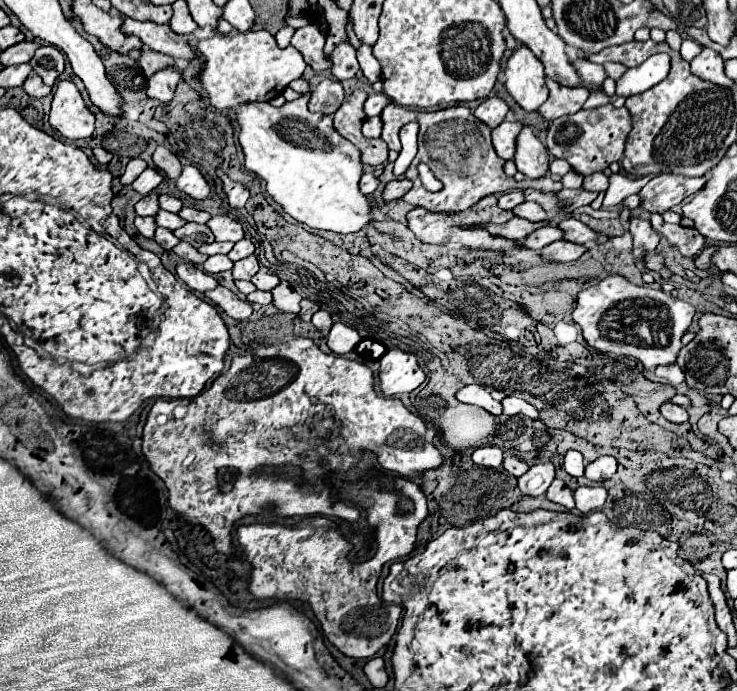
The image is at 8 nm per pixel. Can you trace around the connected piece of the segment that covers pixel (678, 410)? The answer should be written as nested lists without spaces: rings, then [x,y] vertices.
[[[665,403],[661,407],[661,415],[671,423],[685,423],[687,421],[687,409],[673,405],[673,403]]]

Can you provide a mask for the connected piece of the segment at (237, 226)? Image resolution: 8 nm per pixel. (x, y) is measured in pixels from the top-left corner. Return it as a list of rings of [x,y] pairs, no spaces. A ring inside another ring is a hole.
[[[215,215],[209,219],[207,227],[213,231],[215,241],[231,241],[237,243],[239,239],[243,239],[243,227],[239,221],[235,221],[229,215]]]

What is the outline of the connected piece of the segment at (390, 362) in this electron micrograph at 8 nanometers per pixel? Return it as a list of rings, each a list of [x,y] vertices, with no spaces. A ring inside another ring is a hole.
[[[389,349],[379,363],[379,389],[385,397],[411,393],[425,381],[425,373],[419,369],[417,357],[413,353]]]

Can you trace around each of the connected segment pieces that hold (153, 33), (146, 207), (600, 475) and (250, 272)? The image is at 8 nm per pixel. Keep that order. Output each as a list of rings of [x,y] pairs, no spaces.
[[[123,17],[121,31],[125,35],[139,37],[145,47],[171,55],[175,59],[193,59],[195,57],[193,49],[187,45],[185,37],[173,33],[169,25],[157,25],[151,21],[135,21],[131,17]]]
[[[149,193],[145,195],[137,205],[135,205],[137,215],[155,215],[159,211],[159,203],[157,203],[157,193]]]
[[[599,457],[585,467],[585,477],[589,481],[605,481],[605,479],[613,477],[615,471],[617,471],[615,457]]]
[[[251,255],[233,265],[233,279],[251,279],[257,271],[259,271],[259,263],[255,255]]]

